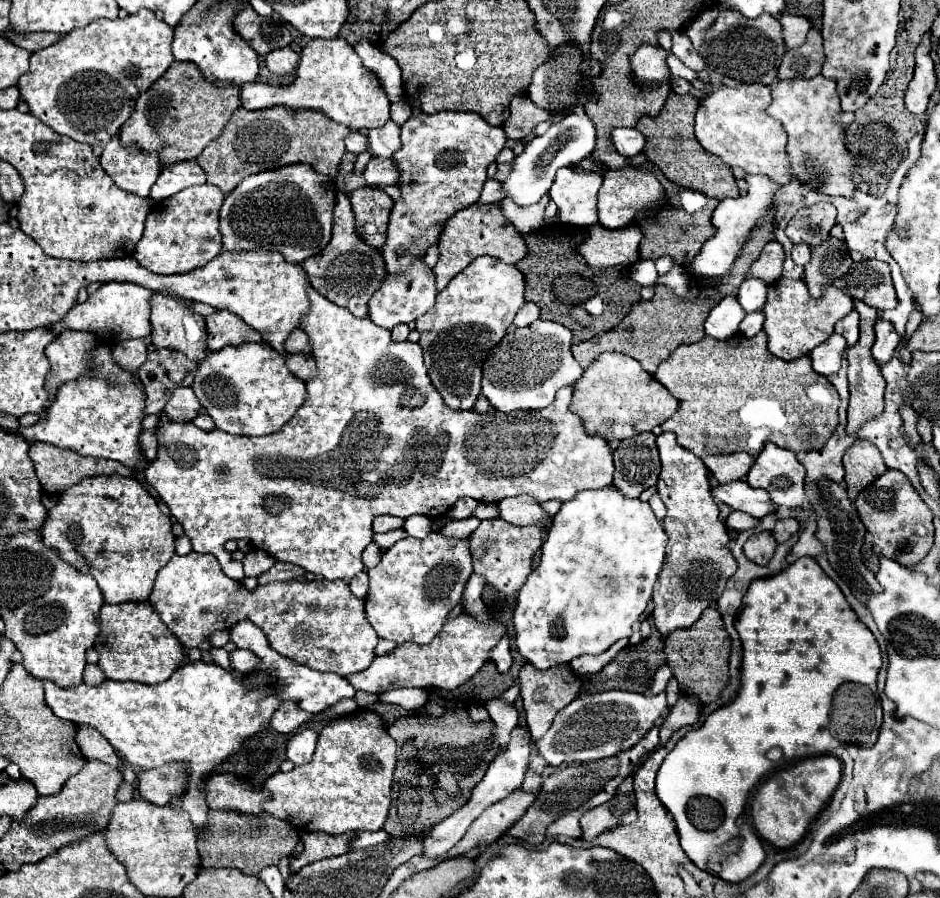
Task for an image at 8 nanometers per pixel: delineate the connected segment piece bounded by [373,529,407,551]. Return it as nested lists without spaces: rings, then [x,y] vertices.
[[[395,529],[395,531],[387,531],[383,535],[373,535],[373,543],[377,543],[385,551],[385,549],[393,547],[399,539],[405,539],[405,537],[407,537],[405,529]]]

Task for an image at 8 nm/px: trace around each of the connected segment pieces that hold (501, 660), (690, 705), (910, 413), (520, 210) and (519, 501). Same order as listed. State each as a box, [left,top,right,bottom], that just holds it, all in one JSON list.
[[489,637,513,673],[661,695,699,743],[899,403,921,443],[499,193,559,233],[497,495,551,531]]

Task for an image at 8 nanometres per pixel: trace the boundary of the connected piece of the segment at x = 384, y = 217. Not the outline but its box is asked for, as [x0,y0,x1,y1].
[351,187,393,247]

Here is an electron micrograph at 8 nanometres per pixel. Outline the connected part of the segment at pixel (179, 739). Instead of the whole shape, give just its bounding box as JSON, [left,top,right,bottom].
[45,621,354,835]

